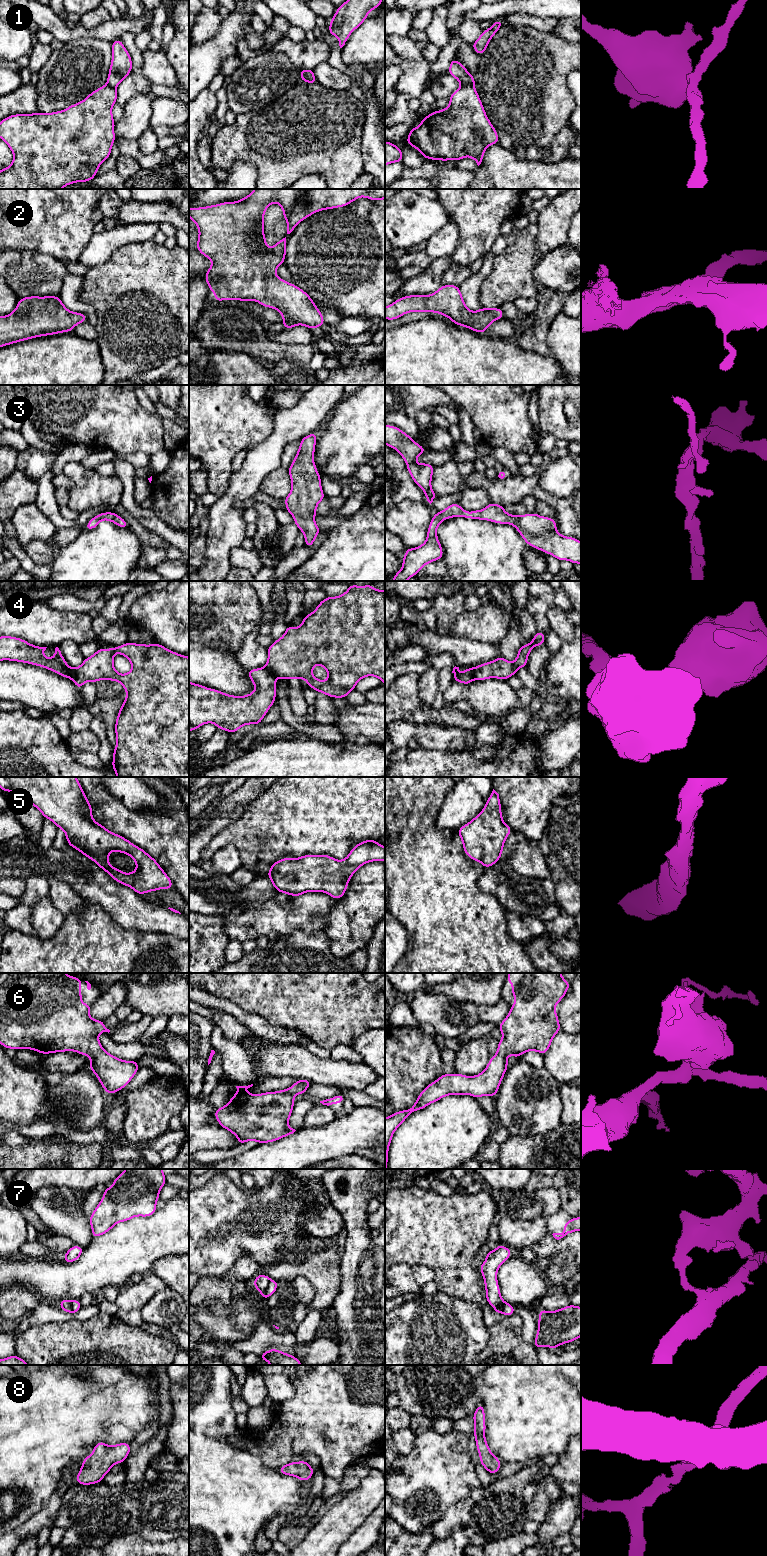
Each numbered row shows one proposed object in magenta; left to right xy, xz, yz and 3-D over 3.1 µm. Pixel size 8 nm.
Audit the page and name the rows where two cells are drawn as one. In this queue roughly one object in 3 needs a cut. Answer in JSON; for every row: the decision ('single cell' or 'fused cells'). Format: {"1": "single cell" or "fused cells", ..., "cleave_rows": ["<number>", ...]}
{"1": "fused cells", "2": "single cell", "3": "single cell", "4": "fused cells", "5": "fused cells", "6": "single cell", "7": "fused cells", "8": "single cell", "cleave_rows": ["1", "4", "5", "7"]}

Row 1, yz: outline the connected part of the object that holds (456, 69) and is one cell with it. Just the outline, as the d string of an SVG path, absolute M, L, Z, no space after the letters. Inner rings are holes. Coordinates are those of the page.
M453 58L450 62L448 74L457 79L461 85L474 86L475 76L471 75L465 66Z

